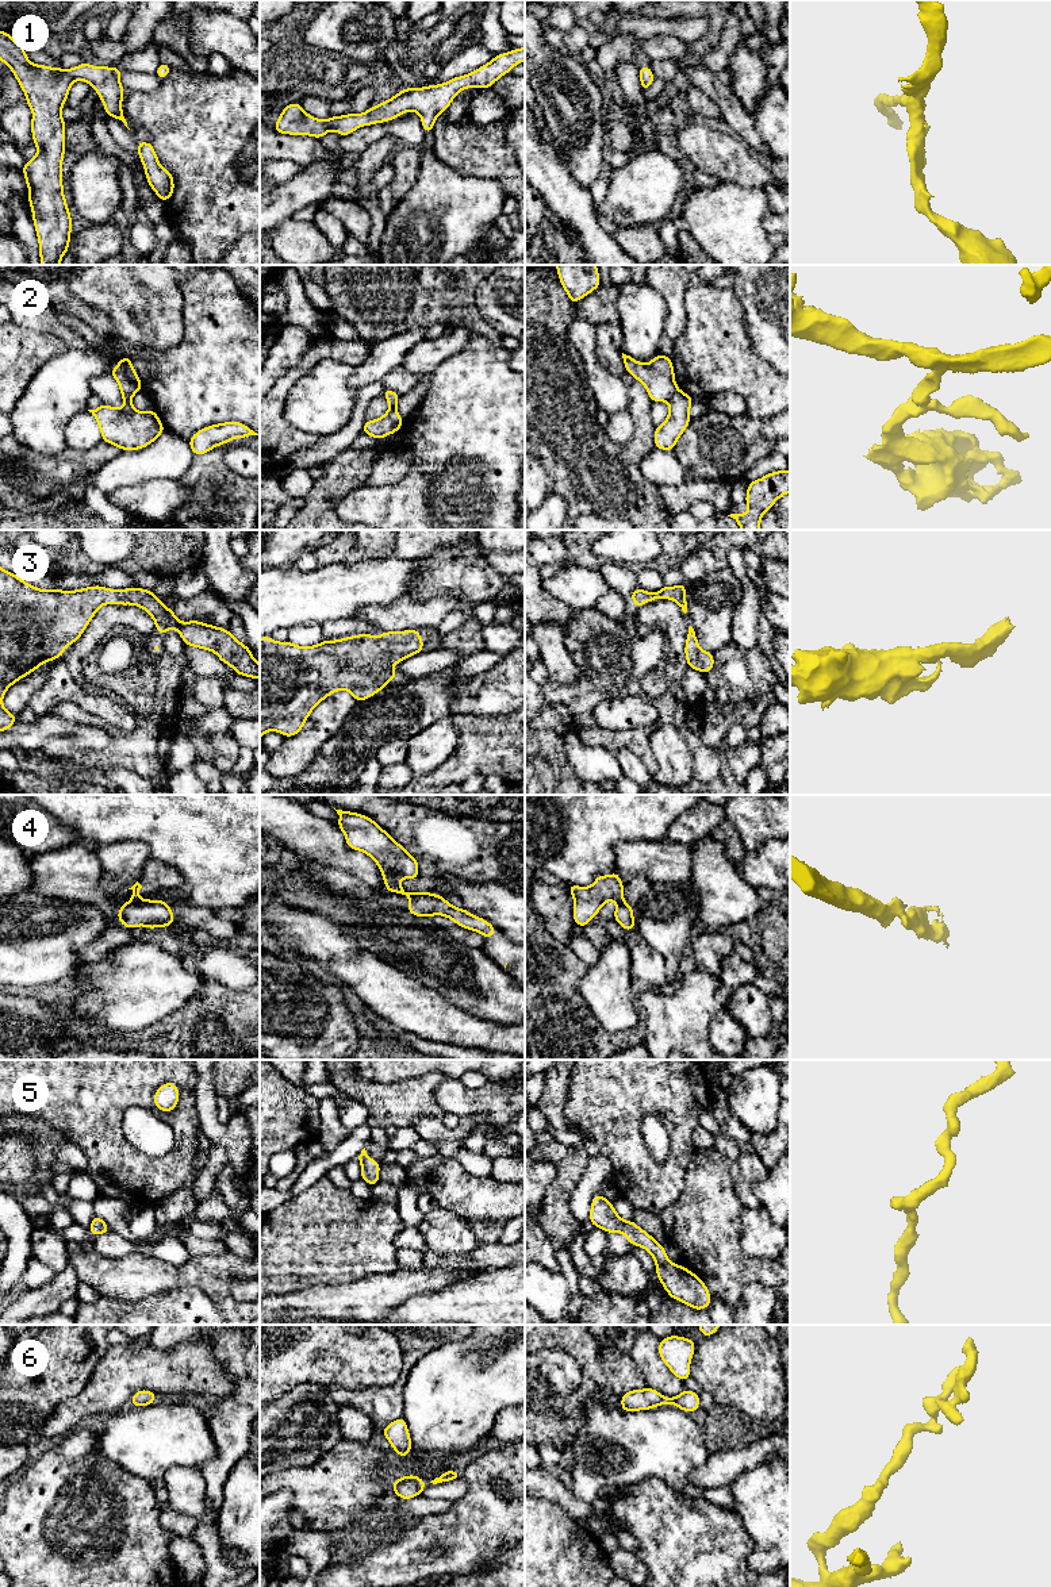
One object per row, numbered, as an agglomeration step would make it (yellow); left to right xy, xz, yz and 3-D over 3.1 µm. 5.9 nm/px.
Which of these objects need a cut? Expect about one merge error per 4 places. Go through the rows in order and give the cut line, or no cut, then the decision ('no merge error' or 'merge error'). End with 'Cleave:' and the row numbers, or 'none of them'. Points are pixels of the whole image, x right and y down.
1: no cut; no merge error
2: cut in yz along (678, 389), (667, 400); merge error
3: no cut; no merge error
4: cut in xy along (139, 899), (130, 902); merge error
5: no cut; no merge error
6: no cut; no merge error
Cleave: 2, 4

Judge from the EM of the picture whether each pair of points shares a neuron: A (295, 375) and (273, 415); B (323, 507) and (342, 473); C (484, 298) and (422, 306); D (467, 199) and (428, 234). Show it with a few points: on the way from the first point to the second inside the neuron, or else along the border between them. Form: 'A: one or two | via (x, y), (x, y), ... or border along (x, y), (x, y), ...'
A: one | via (286, 384), (279, 391), (273, 406)
B: one | via (323, 499), (336, 481)
C: two | border along (478, 312), (501, 334)
D: one | via (457, 208), (447, 214), (436, 225)

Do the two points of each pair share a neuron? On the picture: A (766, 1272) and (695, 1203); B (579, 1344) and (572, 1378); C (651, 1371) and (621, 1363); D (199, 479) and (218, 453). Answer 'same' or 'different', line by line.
A: same
B: different
C: different
D: same

